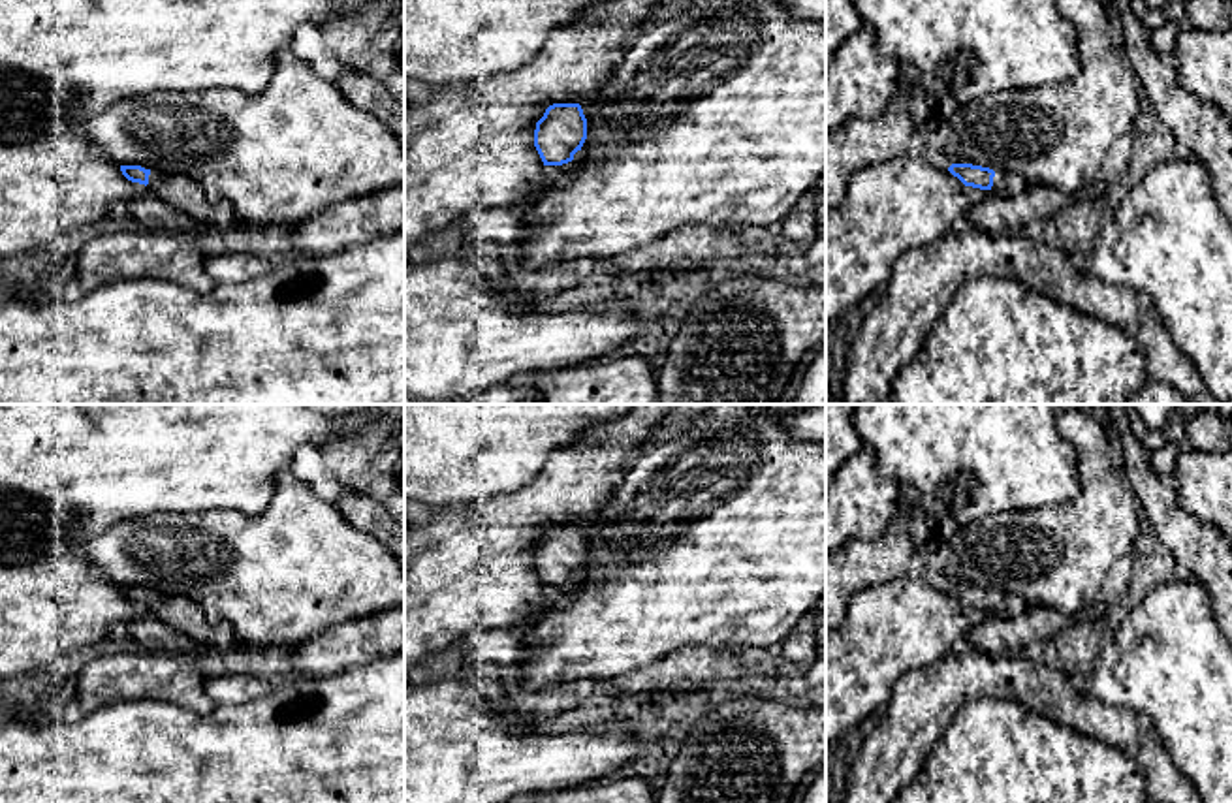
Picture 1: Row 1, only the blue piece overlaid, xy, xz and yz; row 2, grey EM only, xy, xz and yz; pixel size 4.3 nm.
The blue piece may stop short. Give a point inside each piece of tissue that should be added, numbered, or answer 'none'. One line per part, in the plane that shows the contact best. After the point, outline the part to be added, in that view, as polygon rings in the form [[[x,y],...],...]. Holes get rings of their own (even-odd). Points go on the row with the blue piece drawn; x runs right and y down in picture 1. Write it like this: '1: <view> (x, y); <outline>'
1: xy (181, 192); [[[150,171],[147,186],[150,188],[150,196],[188,214],[209,229],[245,226],[229,203],[209,201],[203,188],[190,177]]]

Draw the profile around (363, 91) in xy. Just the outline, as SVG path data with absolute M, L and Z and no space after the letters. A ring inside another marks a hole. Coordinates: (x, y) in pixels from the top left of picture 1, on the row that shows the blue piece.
M344 68L335 85L355 107L374 115L404 141L404 111L382 81L359 70Z

